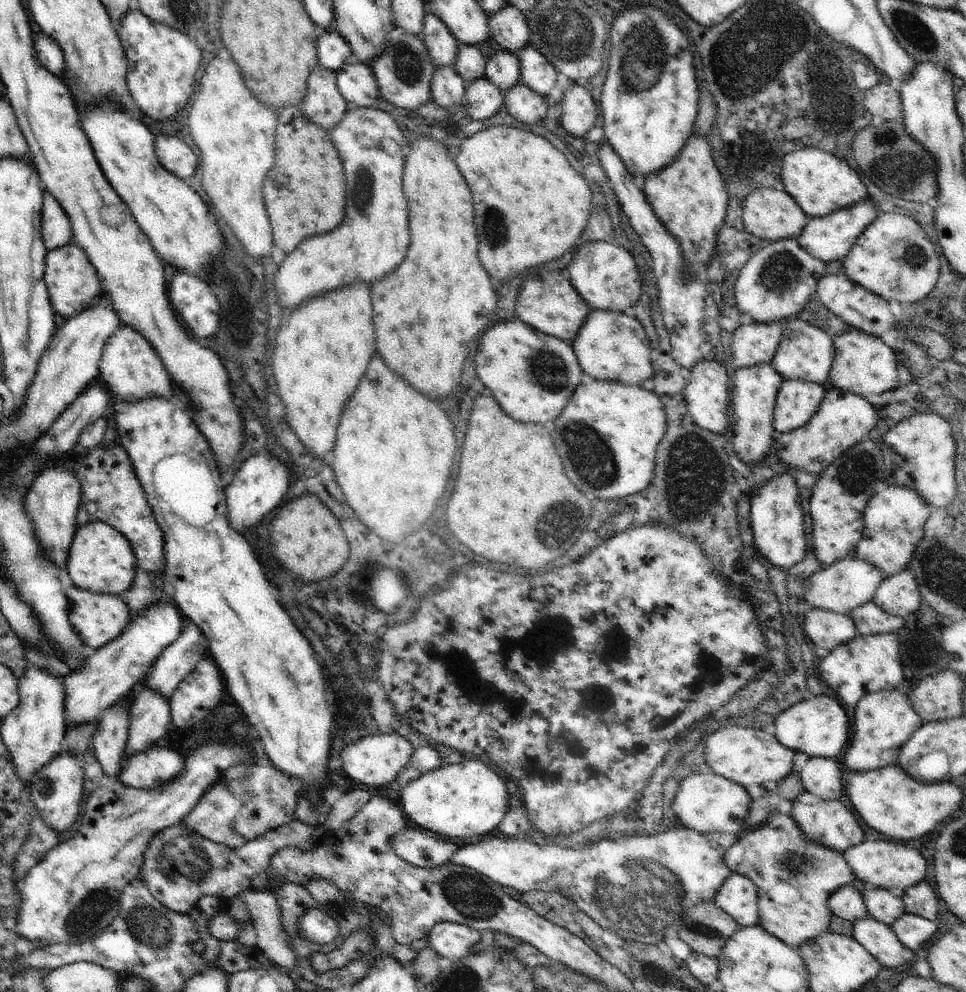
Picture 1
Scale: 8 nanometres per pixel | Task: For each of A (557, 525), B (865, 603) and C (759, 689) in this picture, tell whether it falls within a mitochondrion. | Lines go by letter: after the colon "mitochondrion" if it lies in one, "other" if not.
A: mitochondrion
B: other
C: mitochondrion

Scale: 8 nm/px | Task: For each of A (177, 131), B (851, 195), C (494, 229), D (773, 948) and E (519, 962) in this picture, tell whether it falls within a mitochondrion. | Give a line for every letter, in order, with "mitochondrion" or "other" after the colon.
A: other
B: other
C: mitochondrion
D: other
E: other

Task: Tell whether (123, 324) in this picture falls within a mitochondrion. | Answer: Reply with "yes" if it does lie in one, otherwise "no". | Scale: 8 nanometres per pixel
no

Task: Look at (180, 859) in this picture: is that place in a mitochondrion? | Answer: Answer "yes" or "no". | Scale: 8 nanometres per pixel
yes

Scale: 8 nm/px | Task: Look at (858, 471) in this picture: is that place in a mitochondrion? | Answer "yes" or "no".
yes

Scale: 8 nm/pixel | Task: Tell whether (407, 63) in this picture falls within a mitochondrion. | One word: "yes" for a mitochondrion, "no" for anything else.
yes

